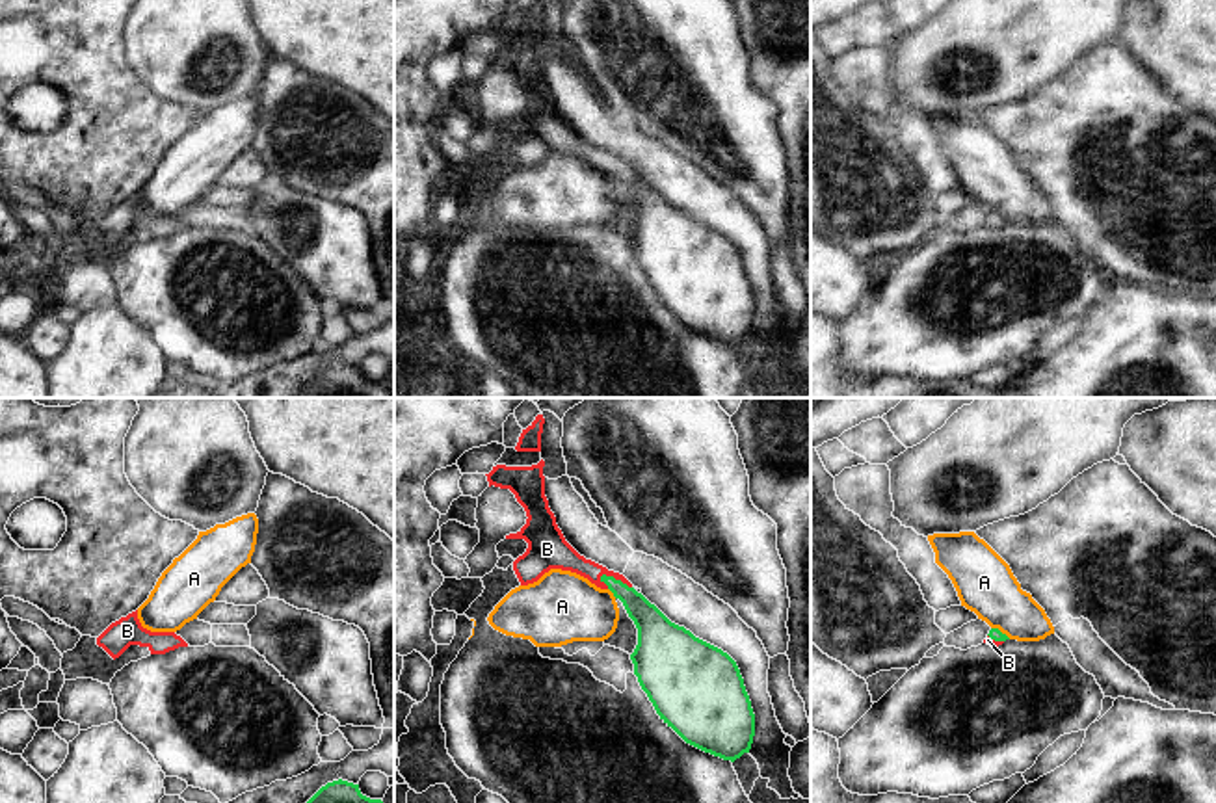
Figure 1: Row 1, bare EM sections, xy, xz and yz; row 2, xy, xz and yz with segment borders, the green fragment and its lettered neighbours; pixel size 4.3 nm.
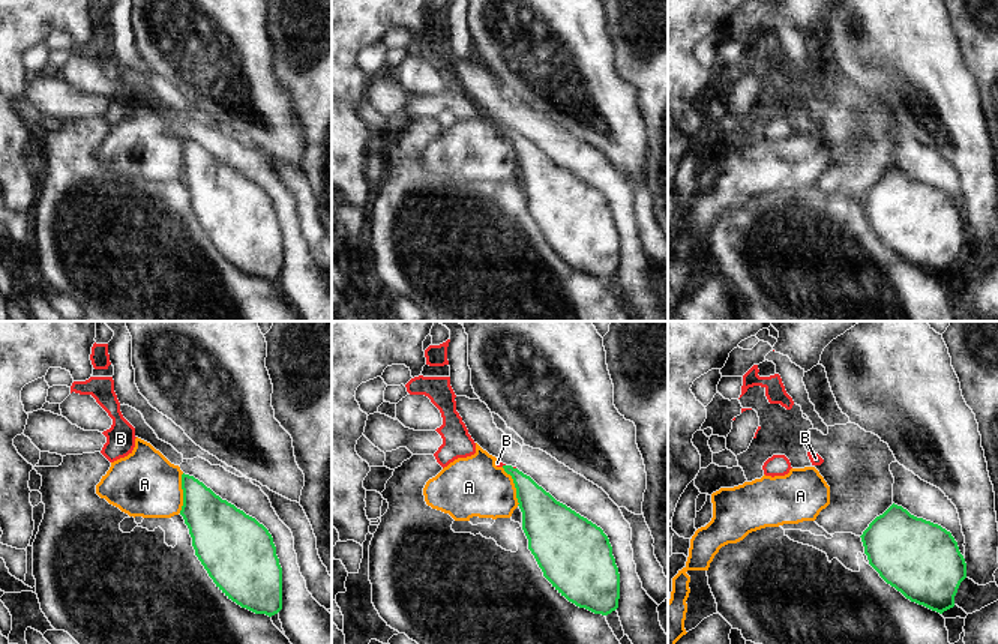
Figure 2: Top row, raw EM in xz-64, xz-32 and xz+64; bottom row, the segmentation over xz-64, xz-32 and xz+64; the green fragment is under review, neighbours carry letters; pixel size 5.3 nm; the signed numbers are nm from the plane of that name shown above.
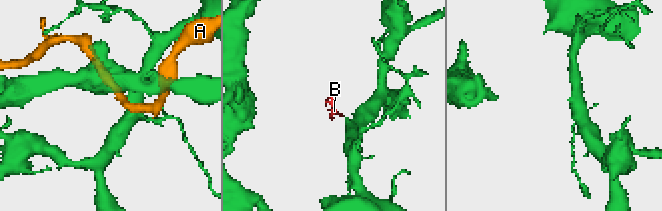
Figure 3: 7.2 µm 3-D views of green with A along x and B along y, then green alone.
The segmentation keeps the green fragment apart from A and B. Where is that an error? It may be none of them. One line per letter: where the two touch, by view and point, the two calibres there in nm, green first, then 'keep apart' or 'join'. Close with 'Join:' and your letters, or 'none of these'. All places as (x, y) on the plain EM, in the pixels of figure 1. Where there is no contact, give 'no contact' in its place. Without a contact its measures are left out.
A: contact xz (612, 175); calibres 160 and 320 nm; keep apart
B: contact xz (614, 162); calibres 140 and 110 nm; join
Join: B

